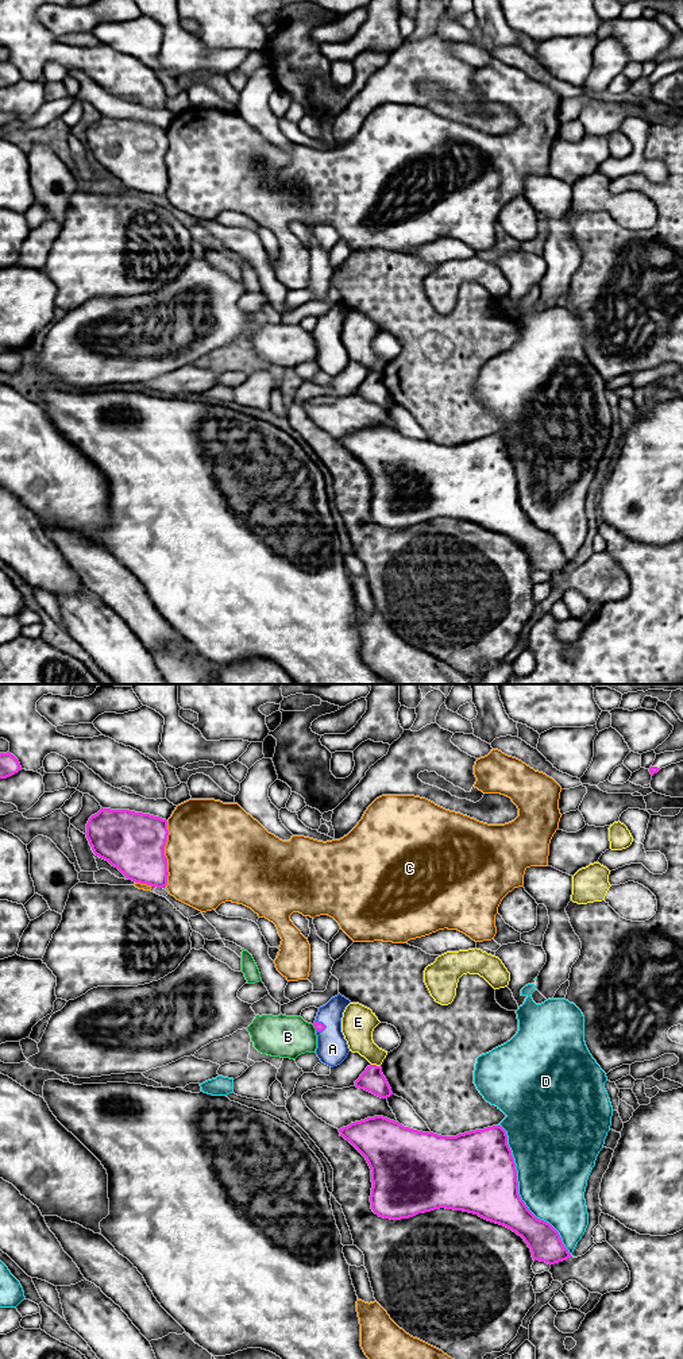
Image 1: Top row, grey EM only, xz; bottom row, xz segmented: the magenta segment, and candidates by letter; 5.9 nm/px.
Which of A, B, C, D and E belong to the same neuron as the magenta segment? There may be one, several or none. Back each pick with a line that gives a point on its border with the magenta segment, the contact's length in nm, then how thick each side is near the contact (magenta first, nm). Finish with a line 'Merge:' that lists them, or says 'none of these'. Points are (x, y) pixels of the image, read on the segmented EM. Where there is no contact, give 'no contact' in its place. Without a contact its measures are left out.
A: contact xz (320, 1023); length 80 nm; calibres 50 and 190 nm
Merge: A

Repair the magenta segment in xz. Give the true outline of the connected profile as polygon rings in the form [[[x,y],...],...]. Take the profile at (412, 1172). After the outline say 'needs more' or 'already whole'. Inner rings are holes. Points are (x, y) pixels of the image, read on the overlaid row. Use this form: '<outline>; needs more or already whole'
[[[383,1116],[367,1117],[339,1130],[367,1161],[371,1169],[371,1209],[383,1219],[401,1220],[418,1213],[445,1208],[478,1215],[479,1217],[503,1225],[524,1239],[533,1260],[555,1265],[571,1258],[559,1232],[547,1221],[537,1219],[518,1194],[518,1181],[514,1158],[508,1144],[506,1131],[501,1126],[475,1130],[456,1136],[441,1136],[404,1127]]]; already whole

